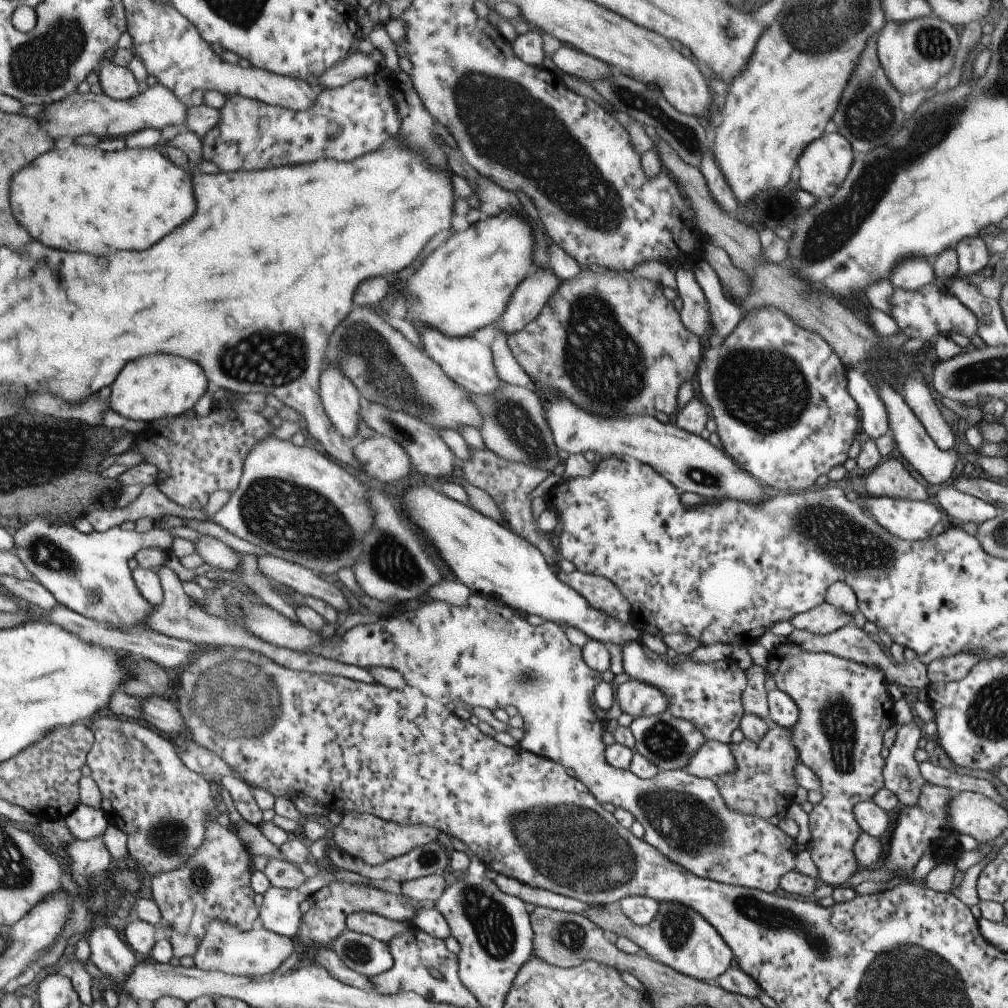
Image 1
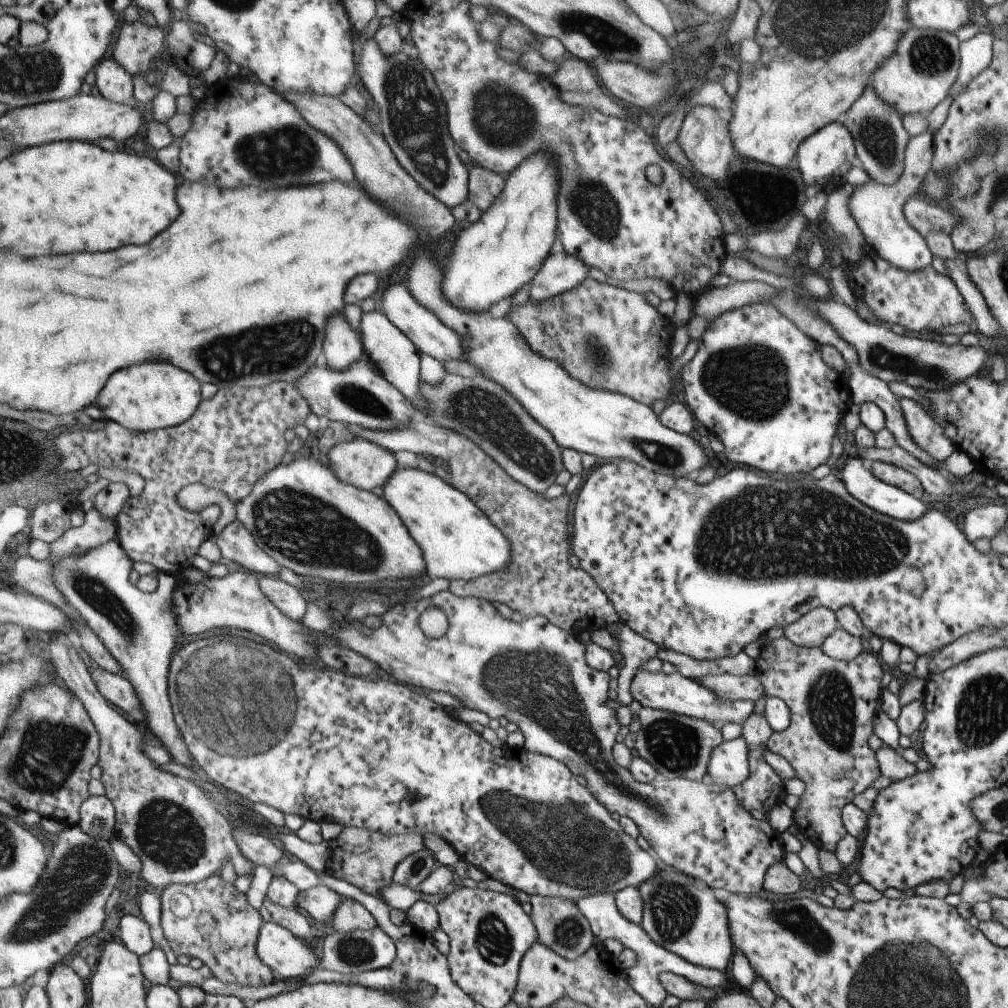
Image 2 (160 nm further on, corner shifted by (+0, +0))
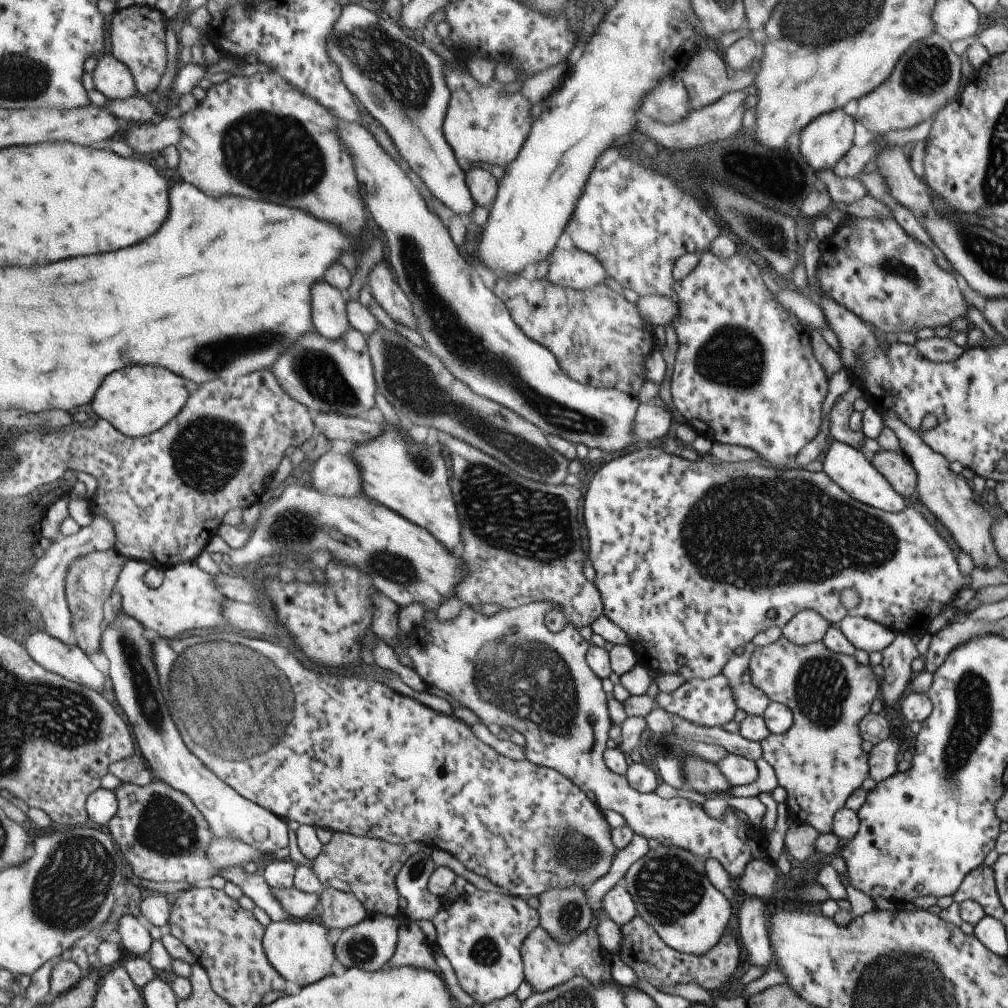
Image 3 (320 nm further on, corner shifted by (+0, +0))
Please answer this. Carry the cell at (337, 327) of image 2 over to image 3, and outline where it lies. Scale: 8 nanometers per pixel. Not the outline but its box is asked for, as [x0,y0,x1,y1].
[310,282,348,341]

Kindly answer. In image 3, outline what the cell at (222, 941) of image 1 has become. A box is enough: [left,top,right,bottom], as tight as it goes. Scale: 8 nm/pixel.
[265,918,335,986]

